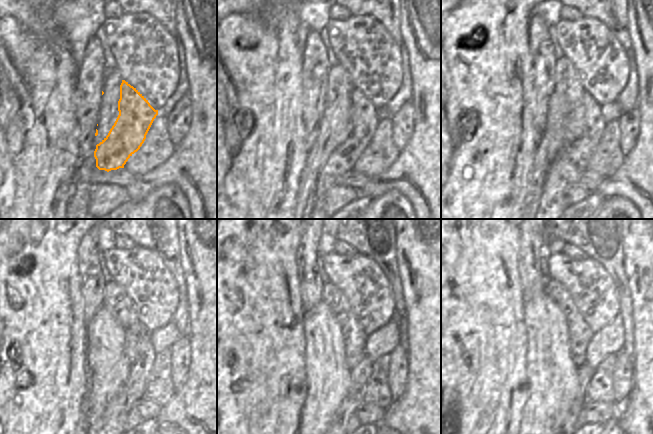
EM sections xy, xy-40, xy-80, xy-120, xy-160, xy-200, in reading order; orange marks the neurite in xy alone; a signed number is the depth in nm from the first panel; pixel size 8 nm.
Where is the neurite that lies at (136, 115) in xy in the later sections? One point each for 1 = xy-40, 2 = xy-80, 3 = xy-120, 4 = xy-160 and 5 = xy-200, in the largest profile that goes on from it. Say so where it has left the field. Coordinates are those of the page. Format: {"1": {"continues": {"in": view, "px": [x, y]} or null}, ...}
{"1": {"continues": {"in": "xy-40", "px": [364, 115]}}, "2": {"continues": {"in": "xy-80", "px": [566, 170]}}, "3": {"continues": {"in": "xy-120", "px": [111, 422]}}, "4": {"continues": {"in": "xy-160", "px": [359, 375]}}, "5": {"continues": {"in": "xy-200", "px": [585, 373]}}}

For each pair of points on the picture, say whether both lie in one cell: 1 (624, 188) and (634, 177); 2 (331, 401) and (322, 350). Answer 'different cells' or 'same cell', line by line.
1: same cell
2: same cell

